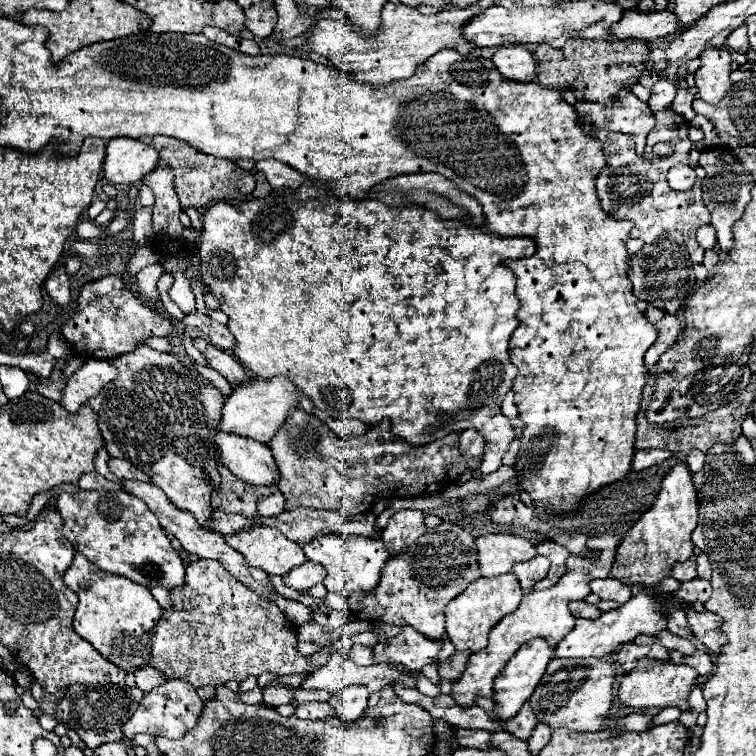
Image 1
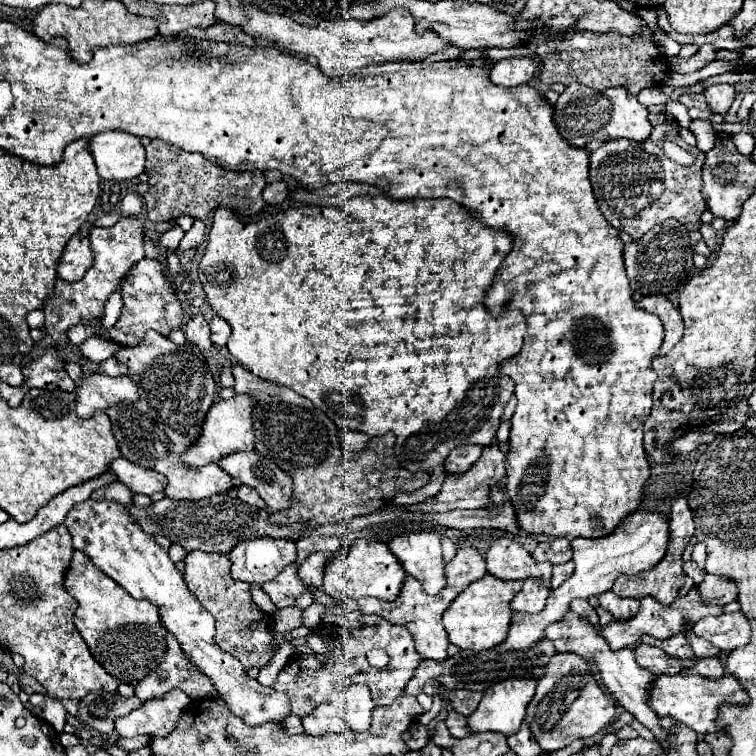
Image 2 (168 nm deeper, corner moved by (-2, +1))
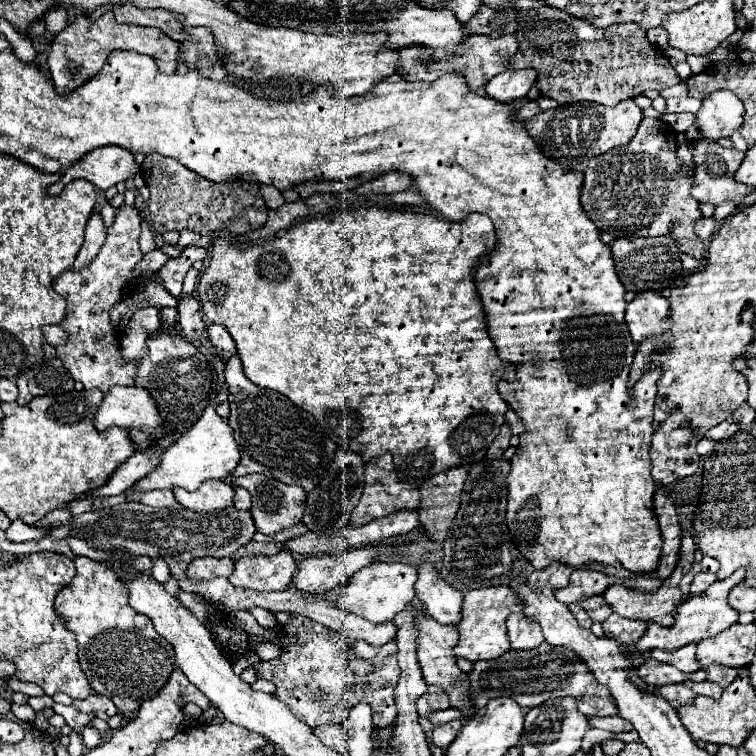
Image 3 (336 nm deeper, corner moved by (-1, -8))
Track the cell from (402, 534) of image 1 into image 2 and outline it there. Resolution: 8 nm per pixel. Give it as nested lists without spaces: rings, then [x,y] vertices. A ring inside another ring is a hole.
[[[404,531],[388,541],[390,551],[400,559],[406,573],[424,585],[428,595],[436,595],[446,585],[440,537],[434,531]]]

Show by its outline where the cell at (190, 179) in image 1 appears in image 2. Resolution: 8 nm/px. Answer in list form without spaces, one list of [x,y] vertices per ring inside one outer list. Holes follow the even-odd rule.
[[[150,141],[150,145],[146,145],[146,173],[150,191],[144,195],[144,205],[148,219],[154,223],[174,221],[180,215],[206,221],[218,207],[234,211],[242,217],[252,217],[264,207],[264,171],[240,171],[238,175],[238,171],[220,169],[202,155],[182,151],[180,147],[164,141]]]

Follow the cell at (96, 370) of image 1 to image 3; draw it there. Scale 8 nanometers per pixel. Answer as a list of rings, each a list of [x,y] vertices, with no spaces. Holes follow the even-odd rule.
[[[113,386],[95,412],[95,428],[99,432],[111,426],[155,432],[161,424],[163,420],[149,392],[137,386]]]

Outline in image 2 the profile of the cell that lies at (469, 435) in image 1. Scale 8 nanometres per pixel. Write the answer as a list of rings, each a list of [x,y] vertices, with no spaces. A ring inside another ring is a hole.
[[[460,445],[460,447],[456,447],[448,455],[448,459],[444,463],[444,469],[450,475],[464,473],[464,471],[468,471],[478,461],[480,455],[482,455],[482,447],[480,445]]]

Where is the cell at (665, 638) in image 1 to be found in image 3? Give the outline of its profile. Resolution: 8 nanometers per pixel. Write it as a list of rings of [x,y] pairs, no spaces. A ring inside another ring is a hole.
[[[687,644],[683,648],[671,650],[671,652],[653,648],[653,650],[649,650],[649,654],[651,654],[651,658],[655,658],[659,662],[665,662],[665,664],[671,664],[671,666],[679,668],[681,672],[695,672],[695,670],[701,668],[695,660],[695,644]]]

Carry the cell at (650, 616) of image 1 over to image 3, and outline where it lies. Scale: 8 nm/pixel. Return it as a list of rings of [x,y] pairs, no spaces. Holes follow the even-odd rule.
[[[735,570],[729,578],[725,580],[717,580],[715,584],[711,584],[703,594],[699,596],[689,596],[683,604],[677,606],[675,610],[675,624],[665,628],[665,626],[659,626],[655,622],[649,622],[649,628],[647,632],[633,644],[637,652],[647,652],[651,648],[663,648],[663,650],[673,650],[673,648],[681,648],[685,644],[691,644],[691,642],[699,642],[703,638],[713,638],[717,636],[719,632],[723,632],[725,628],[729,628],[731,624],[737,622],[739,614],[727,604],[727,592],[739,584],[743,580],[743,570]]]

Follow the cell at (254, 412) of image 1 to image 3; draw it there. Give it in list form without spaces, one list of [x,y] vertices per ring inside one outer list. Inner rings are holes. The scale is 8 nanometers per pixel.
[[[209,404],[201,414],[201,418],[179,440],[175,440],[171,448],[163,452],[159,466],[153,472],[149,472],[149,476],[139,480],[139,484],[135,484],[135,490],[155,490],[155,488],[175,488],[175,486],[181,486],[185,490],[195,490],[199,488],[199,484],[203,484],[203,480],[211,478],[223,480],[227,472],[235,470],[239,458],[241,450],[233,436],[229,420],[221,418],[215,412],[215,406]]]

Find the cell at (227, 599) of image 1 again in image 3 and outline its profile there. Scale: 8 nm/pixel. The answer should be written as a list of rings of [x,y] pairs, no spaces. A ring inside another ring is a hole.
[[[199,558],[193,560],[187,568],[187,578],[191,582],[199,582],[199,580],[213,580],[219,576],[231,576],[233,572],[233,560],[215,560],[215,558]]]

